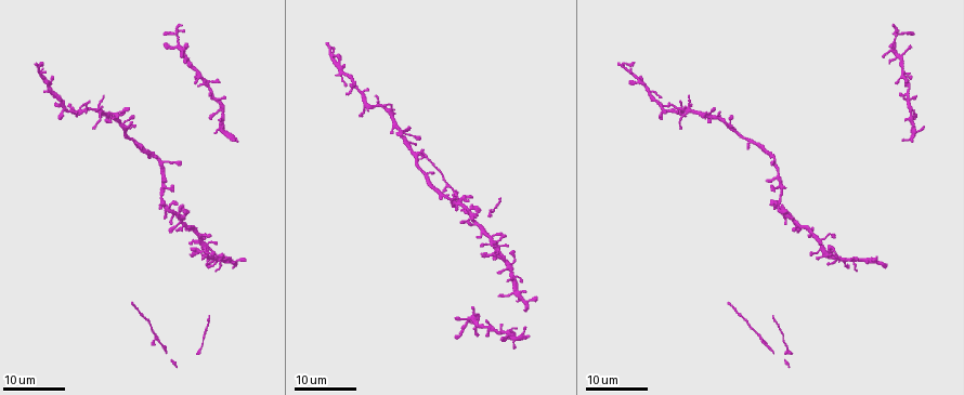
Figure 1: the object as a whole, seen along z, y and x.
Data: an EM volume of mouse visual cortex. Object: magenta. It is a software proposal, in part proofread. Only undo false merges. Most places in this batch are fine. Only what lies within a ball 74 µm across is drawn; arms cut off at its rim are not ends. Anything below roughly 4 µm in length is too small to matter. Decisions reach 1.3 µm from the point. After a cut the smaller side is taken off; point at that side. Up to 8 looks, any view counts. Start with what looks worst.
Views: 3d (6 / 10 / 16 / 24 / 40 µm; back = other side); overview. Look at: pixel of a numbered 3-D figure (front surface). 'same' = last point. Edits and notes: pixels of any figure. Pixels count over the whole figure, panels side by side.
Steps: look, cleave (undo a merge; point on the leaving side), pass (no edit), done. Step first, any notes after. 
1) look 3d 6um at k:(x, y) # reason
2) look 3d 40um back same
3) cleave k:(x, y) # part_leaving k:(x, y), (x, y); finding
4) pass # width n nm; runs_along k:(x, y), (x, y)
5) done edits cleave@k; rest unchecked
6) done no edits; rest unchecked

look 3d 16um at 1:(820, 249) # thin arm on a thick one

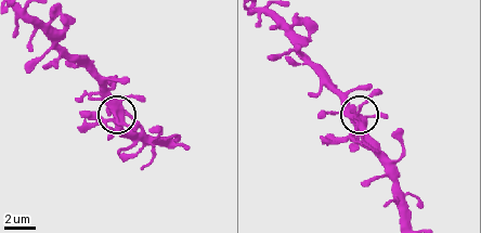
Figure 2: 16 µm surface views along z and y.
look 3d 10um at 2:(114, 114)

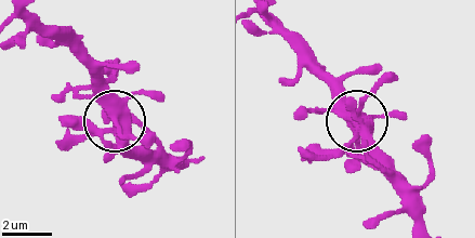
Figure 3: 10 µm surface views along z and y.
pass # arms 5; all the same neuron

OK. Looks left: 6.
look 3d 16um at 1:(477, 224) # looks like a crossing

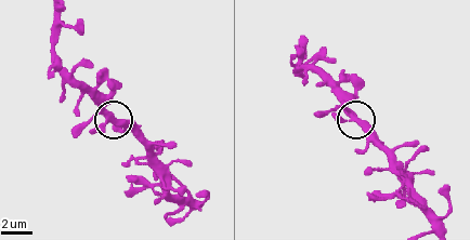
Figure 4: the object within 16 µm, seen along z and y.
look 3d 6um at 4:(108, 119)

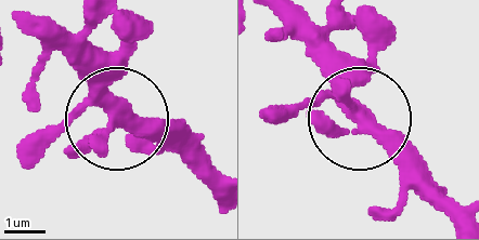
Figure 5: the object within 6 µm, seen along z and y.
pass # width 330 nm; runs_along 5:(214, 186), (165, 142), (92, 107), (72, 110), (34, 145); continuous, no second neuron

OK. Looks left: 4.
look 3d 16um at 1:(625, 67) # two arms in line, one across

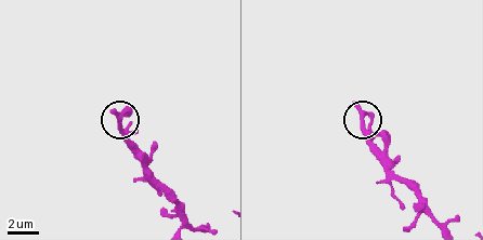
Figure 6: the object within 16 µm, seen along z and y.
look 3d 10um at 6:(120, 120)

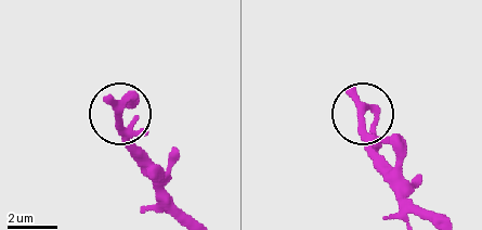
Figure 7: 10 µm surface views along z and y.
pass # runs_along 7:(424, 214), (367, 136), (363, 113); continuous, no second neuron

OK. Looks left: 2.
look 3d 24um at 1:(113, 113) # small branch off a trunk

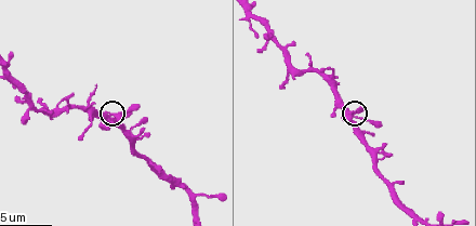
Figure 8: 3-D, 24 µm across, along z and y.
look 3d 10um at 8:(354, 114)

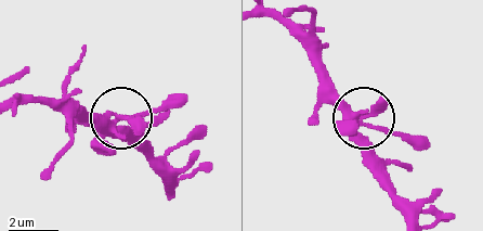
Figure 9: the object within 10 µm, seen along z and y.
pass # runs_along 9:(414, 219), (376, 176), (362, 126), (419, 138); all the same neuron

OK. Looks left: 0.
done no edits; rest unchecked

